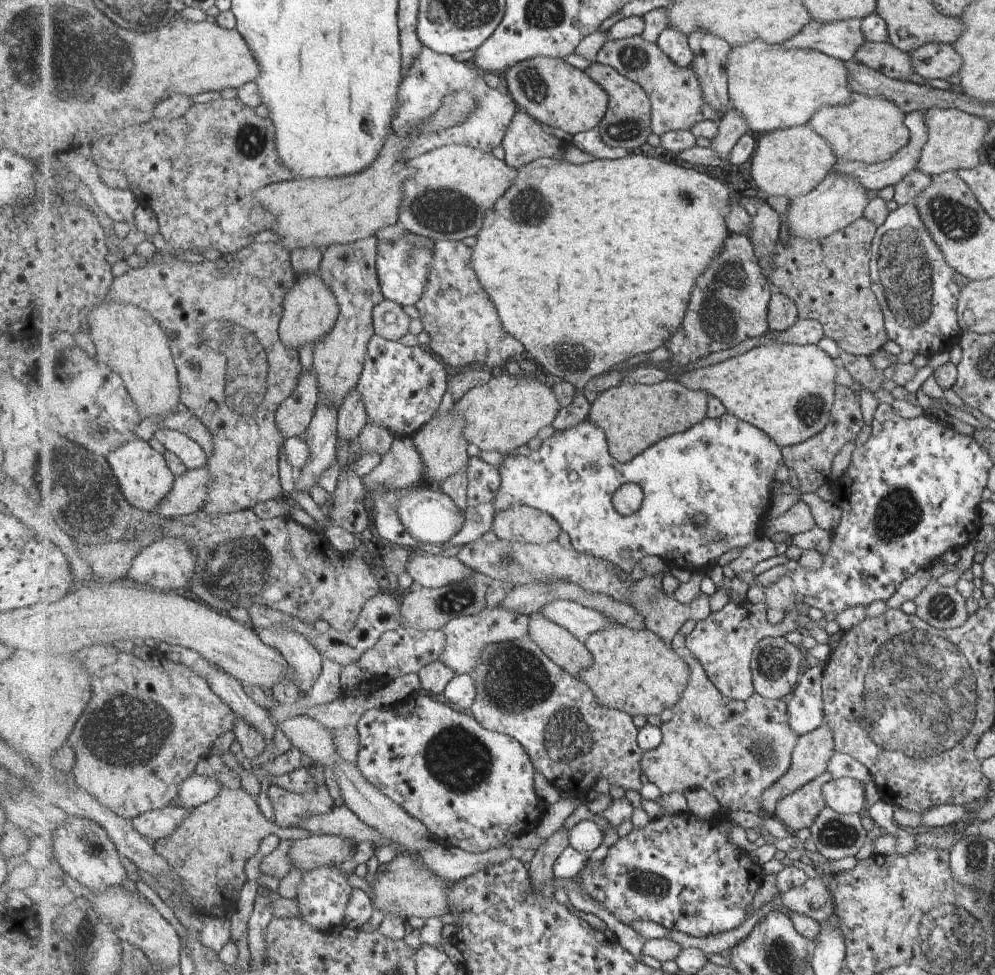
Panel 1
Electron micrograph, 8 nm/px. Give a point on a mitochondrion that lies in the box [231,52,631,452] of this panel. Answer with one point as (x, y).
(437, 209)

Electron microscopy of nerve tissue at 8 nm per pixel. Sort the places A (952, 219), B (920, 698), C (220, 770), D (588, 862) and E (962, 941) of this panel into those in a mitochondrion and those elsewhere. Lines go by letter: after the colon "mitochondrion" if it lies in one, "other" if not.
A: mitochondrion
B: mitochondrion
C: other
D: other
E: mitochondrion

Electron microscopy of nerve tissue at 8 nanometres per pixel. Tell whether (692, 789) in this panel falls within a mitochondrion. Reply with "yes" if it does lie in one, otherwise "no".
no

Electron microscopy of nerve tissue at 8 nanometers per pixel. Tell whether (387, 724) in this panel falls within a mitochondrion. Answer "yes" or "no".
no

